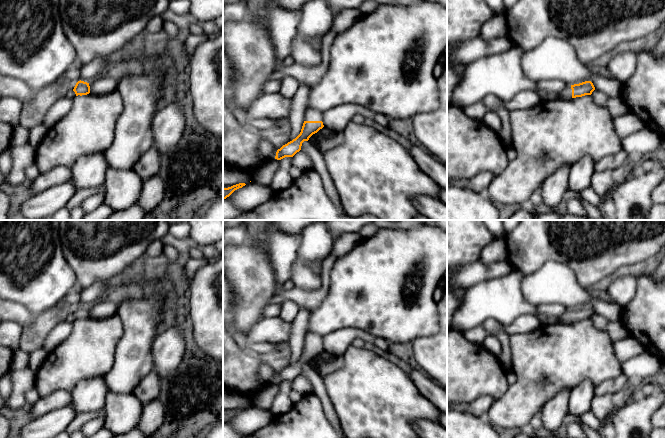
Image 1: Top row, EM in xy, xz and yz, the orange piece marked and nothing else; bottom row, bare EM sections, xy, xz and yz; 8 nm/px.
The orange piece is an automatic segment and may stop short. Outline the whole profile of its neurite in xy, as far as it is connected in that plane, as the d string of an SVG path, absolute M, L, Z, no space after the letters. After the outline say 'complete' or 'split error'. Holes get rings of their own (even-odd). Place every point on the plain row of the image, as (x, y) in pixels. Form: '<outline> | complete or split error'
M80 304L76 307L73 315L75 316L76 320L87 319L90 317L89 307Z | complete

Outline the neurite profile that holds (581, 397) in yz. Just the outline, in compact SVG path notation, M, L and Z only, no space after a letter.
M585 380L571 389L571 396L568 404L568 414L580 418L590 411L592 399L594 398L595 386L591 381Z

